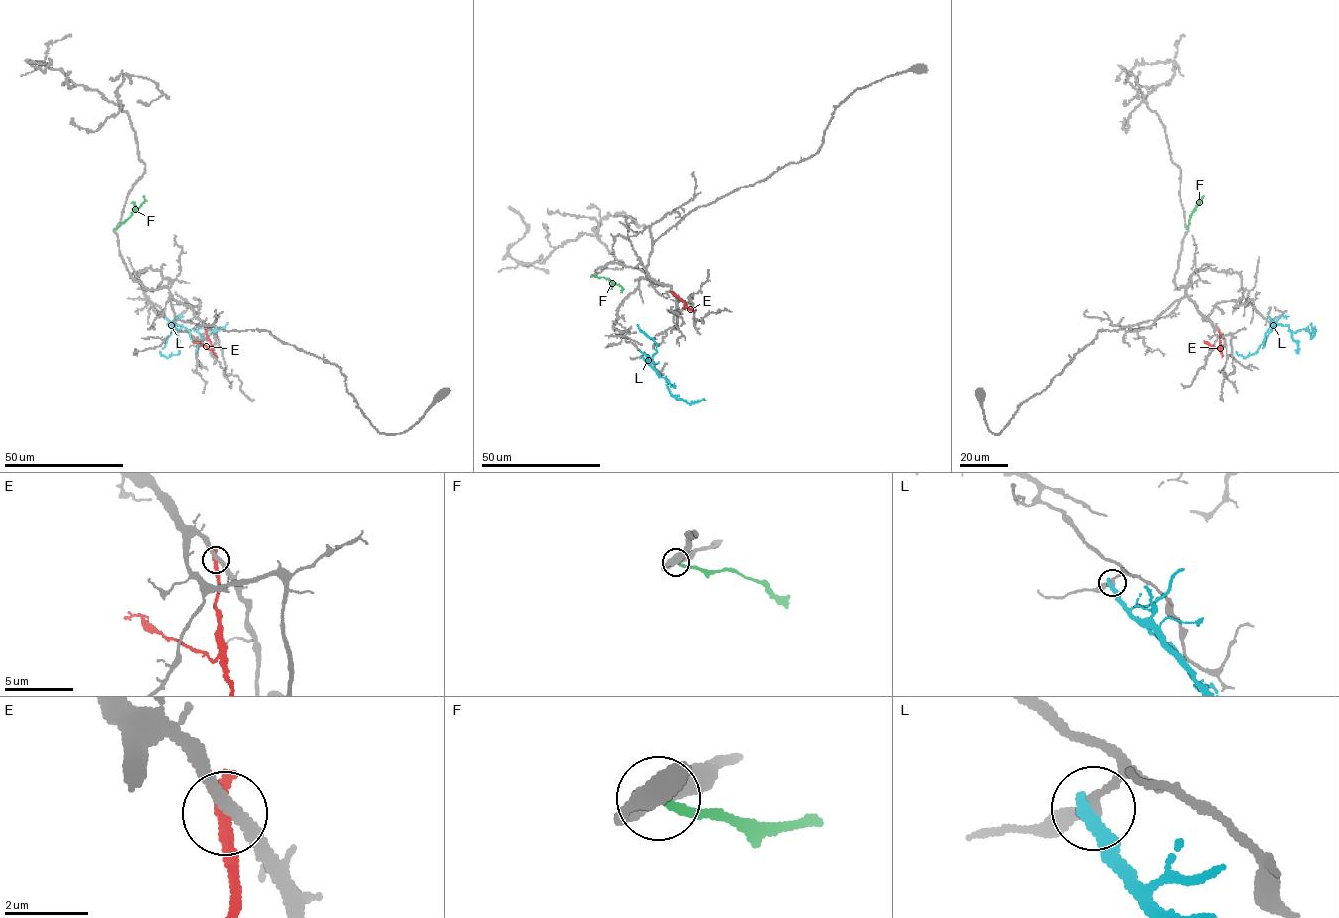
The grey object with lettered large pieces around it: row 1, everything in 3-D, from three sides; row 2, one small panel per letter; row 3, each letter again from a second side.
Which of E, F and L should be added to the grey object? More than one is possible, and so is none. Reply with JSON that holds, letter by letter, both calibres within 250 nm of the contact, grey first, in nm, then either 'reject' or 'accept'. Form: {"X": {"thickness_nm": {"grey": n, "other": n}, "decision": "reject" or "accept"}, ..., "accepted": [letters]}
{"E": {"thickness_nm": {"grey": 280, "other": 340}, "decision": "reject"}, "F": {"thickness_nm": {"grey": 360, "other": 240}, "decision": "reject"}, "L": {"thickness_nm": {"grey": 150, "other": 460}, "decision": "reject"}, "accepted": []}

